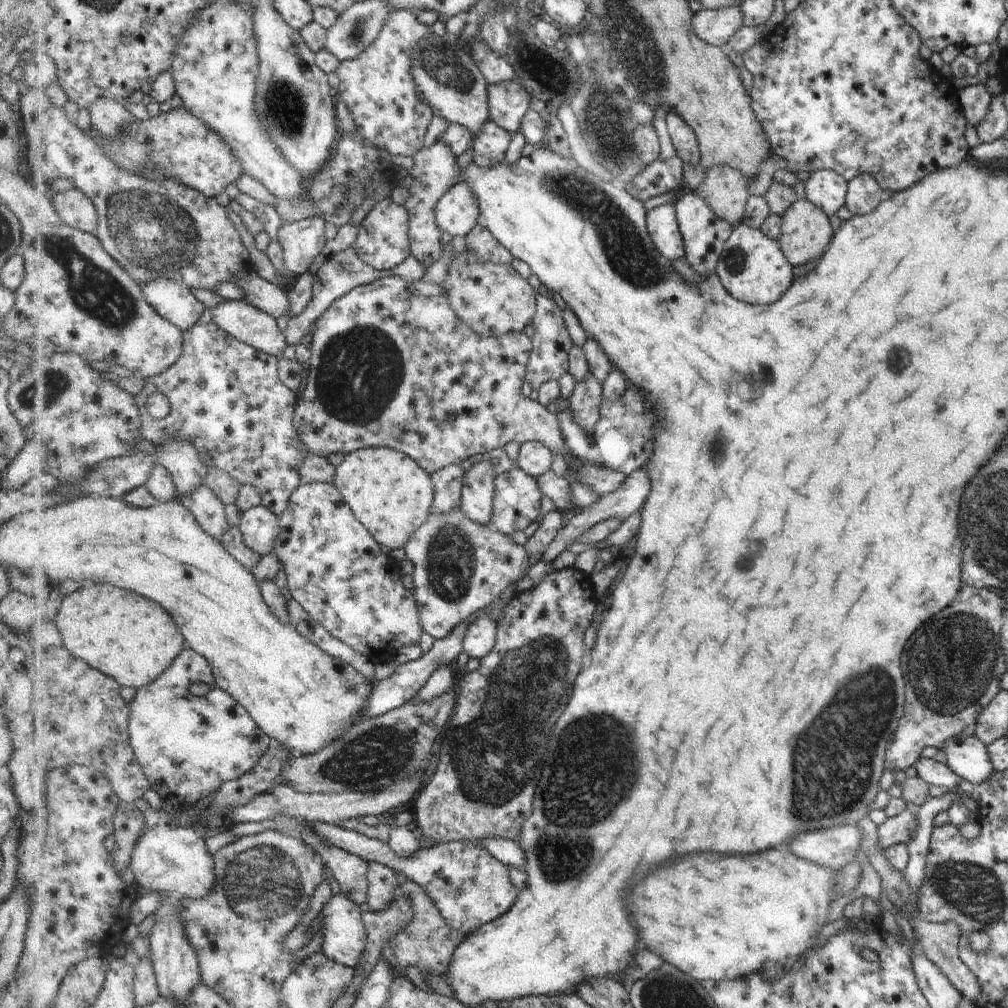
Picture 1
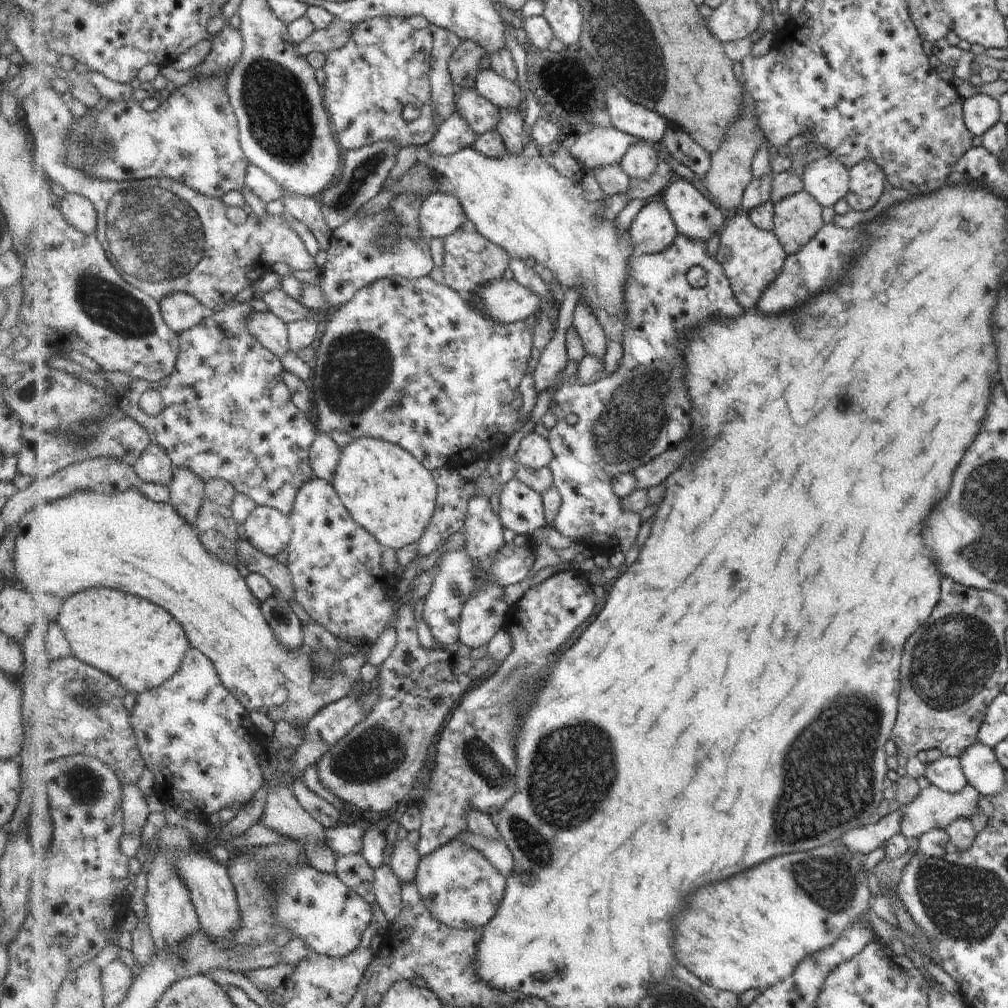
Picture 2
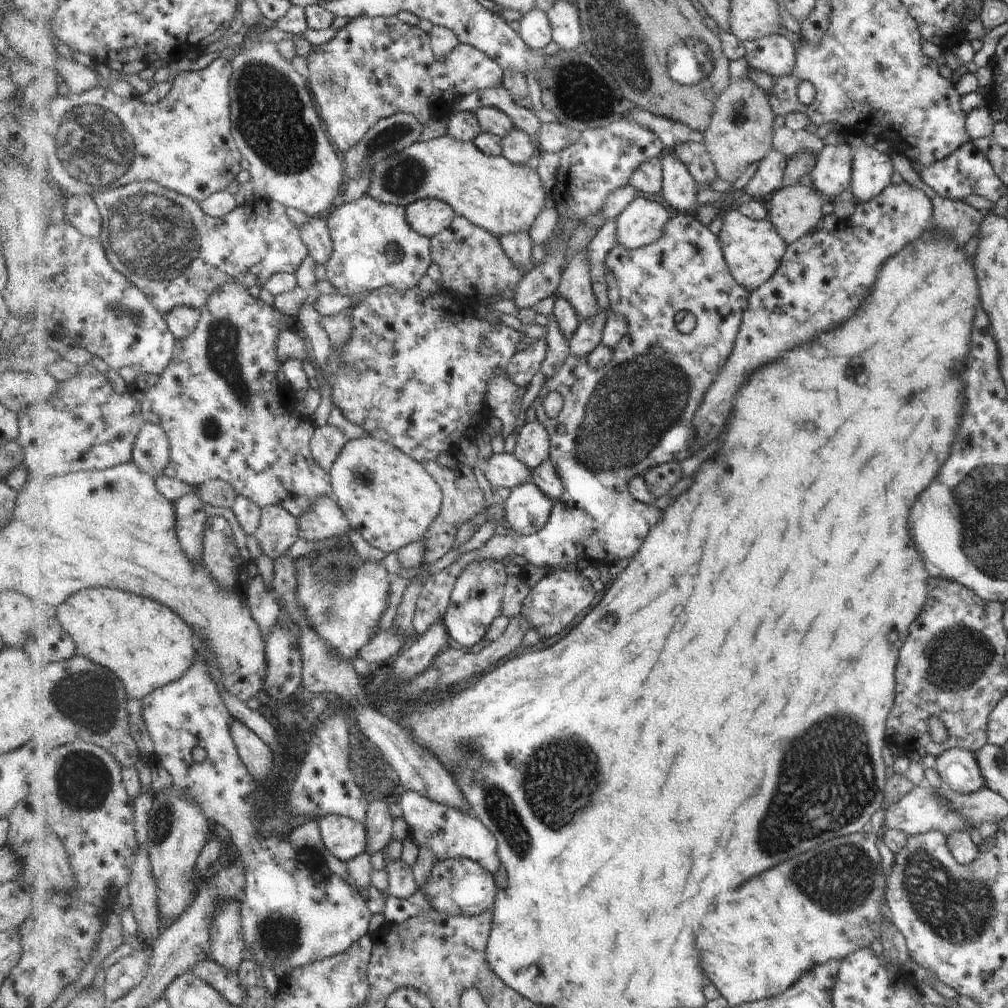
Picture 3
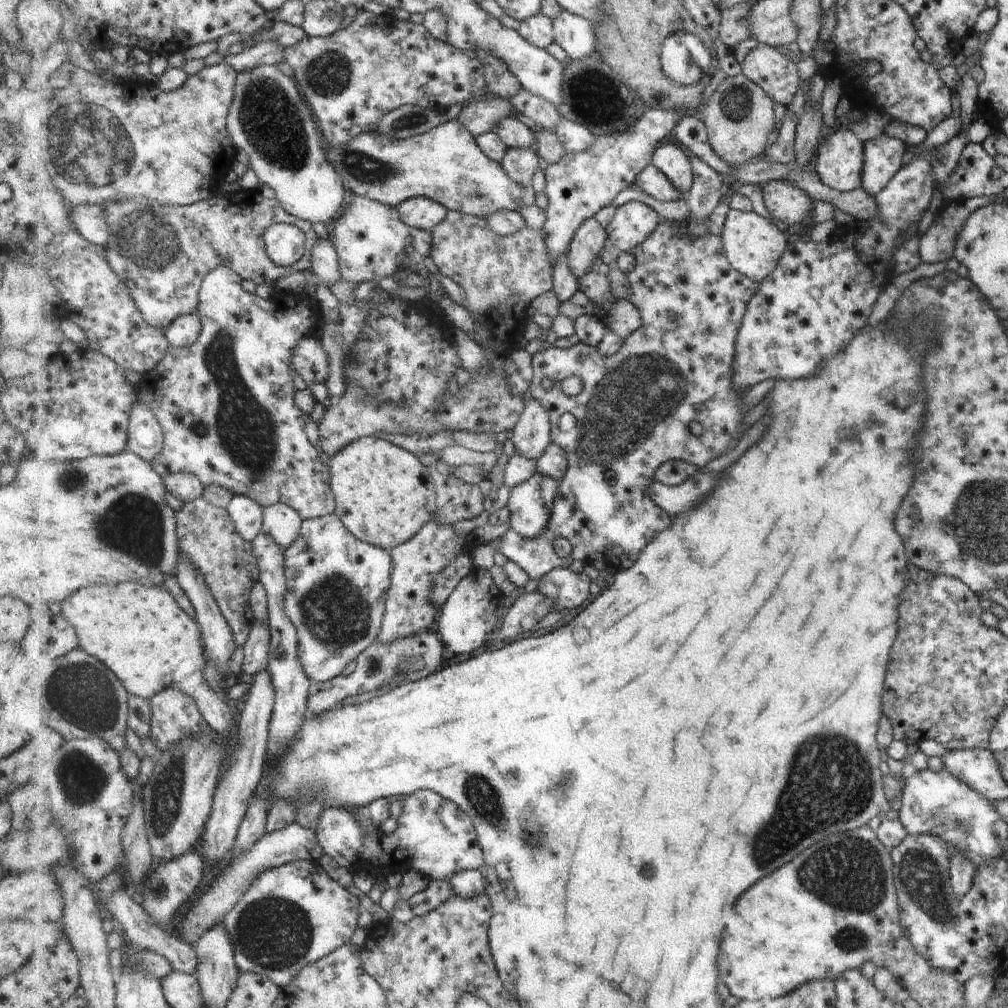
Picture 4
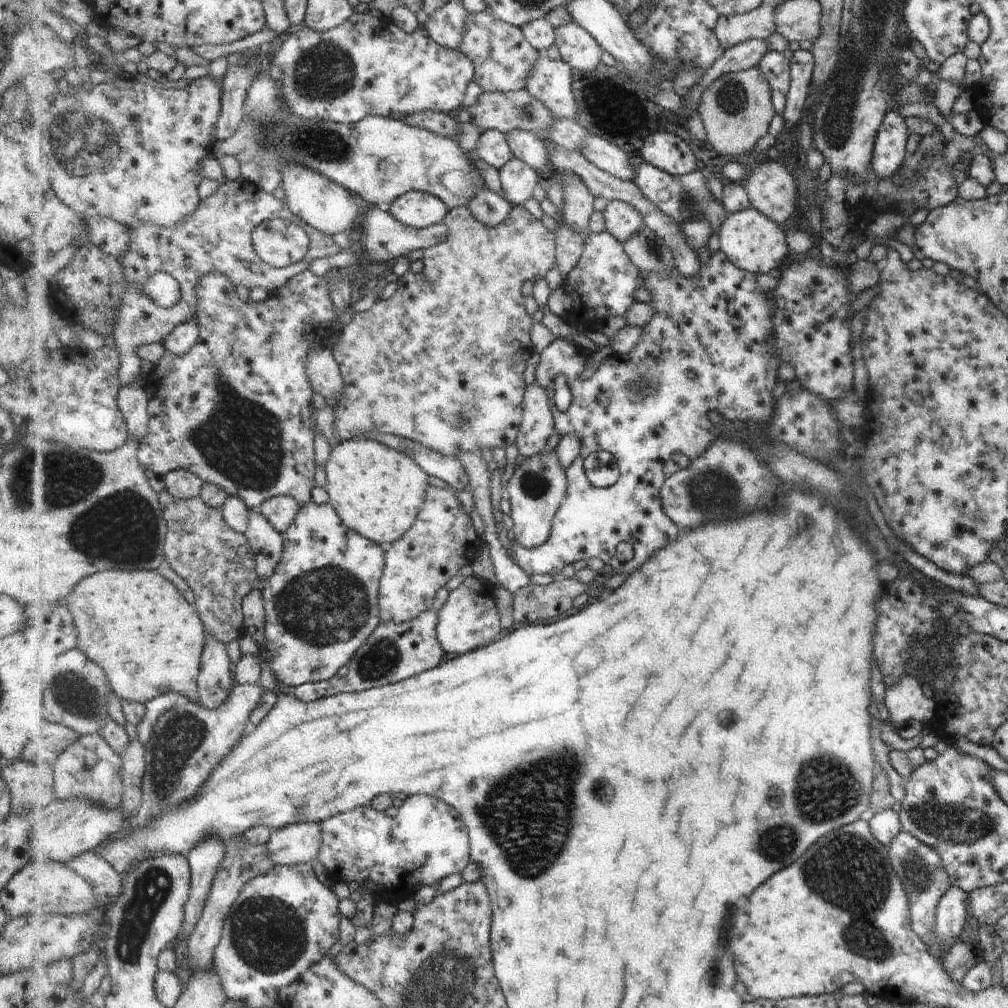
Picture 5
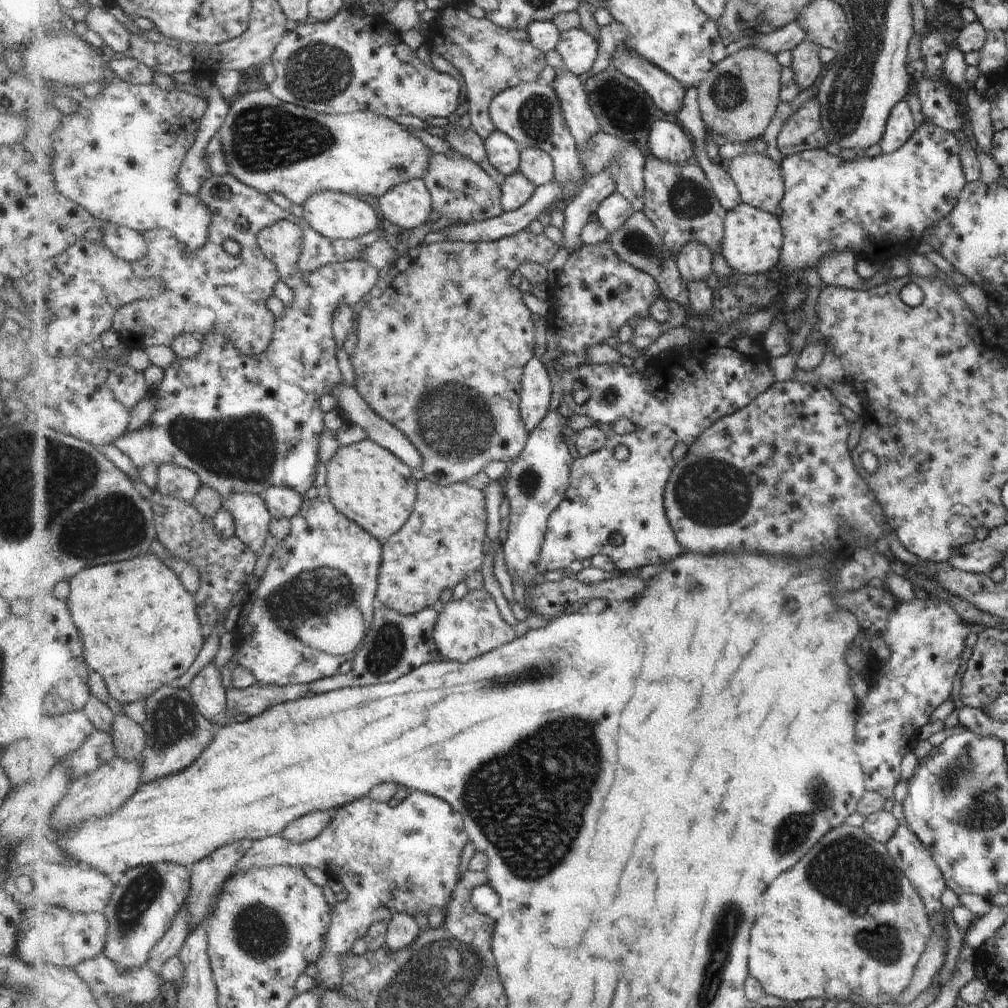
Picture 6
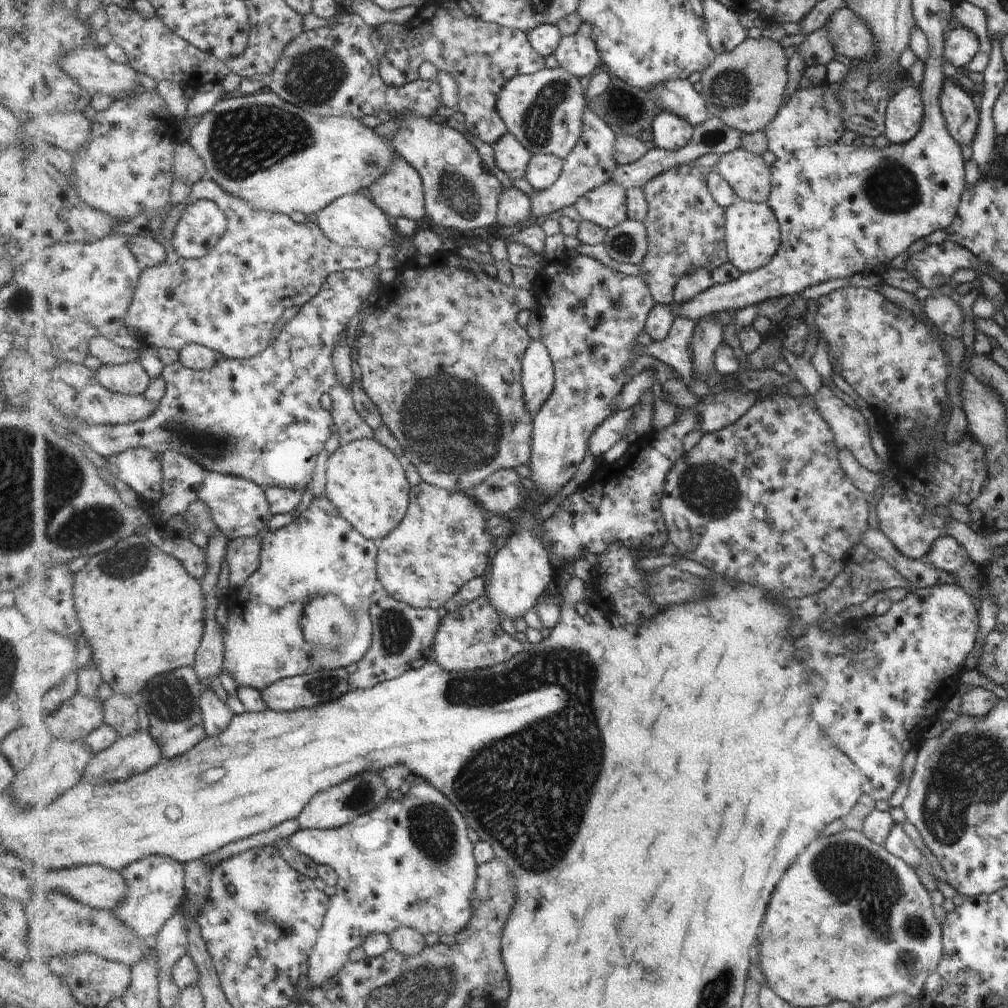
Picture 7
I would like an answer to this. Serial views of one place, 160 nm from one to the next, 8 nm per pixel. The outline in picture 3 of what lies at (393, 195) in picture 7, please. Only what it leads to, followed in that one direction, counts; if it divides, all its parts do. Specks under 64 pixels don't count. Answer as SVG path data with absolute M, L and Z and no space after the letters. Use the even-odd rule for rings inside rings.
M421 199L406 206L408 221L429 238L436 237L447 230L455 220L456 210L449 204L437 199Z

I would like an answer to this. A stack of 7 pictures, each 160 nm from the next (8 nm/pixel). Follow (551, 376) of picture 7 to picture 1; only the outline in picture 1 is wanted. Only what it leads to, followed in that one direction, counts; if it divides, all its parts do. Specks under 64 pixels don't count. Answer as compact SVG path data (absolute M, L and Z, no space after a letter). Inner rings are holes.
M526 442L520 446L516 467L533 478L539 478L551 470L553 451L542 442Z

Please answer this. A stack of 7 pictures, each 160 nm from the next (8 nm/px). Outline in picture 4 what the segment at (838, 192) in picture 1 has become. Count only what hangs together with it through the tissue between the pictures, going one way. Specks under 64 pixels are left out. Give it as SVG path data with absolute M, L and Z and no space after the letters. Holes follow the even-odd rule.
M834 131L818 148L815 167L829 188L847 192L860 187L864 143L852 132Z

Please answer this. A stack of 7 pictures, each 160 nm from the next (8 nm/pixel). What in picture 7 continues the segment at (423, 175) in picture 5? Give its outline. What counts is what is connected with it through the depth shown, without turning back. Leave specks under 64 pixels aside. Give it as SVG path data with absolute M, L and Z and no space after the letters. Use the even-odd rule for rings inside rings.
M267 88L259 90L252 95L241 95L233 98L221 99L215 108L205 113L200 122L192 128L189 144L202 156L205 161L207 176L224 186L230 193L239 195L241 198L247 199L253 206L259 210L277 211L283 214L291 214L291 212L302 212L303 214L317 214L323 210L328 204L336 201L343 195L350 195L359 190L369 190L371 185L375 185L380 181L396 164L400 158L398 150L392 145L391 140L377 134L373 128L365 126L361 119L348 117L347 115L331 115L319 116L311 114L309 111L303 110L301 107L288 103L273 91L267 91Z

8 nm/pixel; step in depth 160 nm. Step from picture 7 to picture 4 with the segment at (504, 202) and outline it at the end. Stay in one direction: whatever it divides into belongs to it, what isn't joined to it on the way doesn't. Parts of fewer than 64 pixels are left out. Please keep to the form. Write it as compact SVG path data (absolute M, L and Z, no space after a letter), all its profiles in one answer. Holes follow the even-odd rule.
M508 147L502 160L509 176L522 185L530 185L535 172L544 168L544 161L531 147Z

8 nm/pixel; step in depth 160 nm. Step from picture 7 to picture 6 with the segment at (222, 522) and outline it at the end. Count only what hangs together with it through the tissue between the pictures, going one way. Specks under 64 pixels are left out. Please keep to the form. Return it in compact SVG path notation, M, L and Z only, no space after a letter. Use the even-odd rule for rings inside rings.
M232 493L222 501L233 515L236 535L259 556L269 538L269 522L273 518L266 500L258 494Z

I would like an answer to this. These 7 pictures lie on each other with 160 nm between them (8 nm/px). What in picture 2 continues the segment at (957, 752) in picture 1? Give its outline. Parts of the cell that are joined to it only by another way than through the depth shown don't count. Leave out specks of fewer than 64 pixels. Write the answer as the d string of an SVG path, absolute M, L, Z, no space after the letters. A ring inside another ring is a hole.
M981 743L968 746L958 756L965 780L979 794L993 796L1004 789L1004 770L996 761L993 749Z

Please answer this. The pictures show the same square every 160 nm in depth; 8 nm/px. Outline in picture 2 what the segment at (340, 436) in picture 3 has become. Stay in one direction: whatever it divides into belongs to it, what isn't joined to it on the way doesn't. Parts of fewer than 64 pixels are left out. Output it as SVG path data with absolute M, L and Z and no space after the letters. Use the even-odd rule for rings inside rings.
M318 434L312 444L310 465L317 479L325 479L332 483L335 480L342 449L335 444L331 436Z

